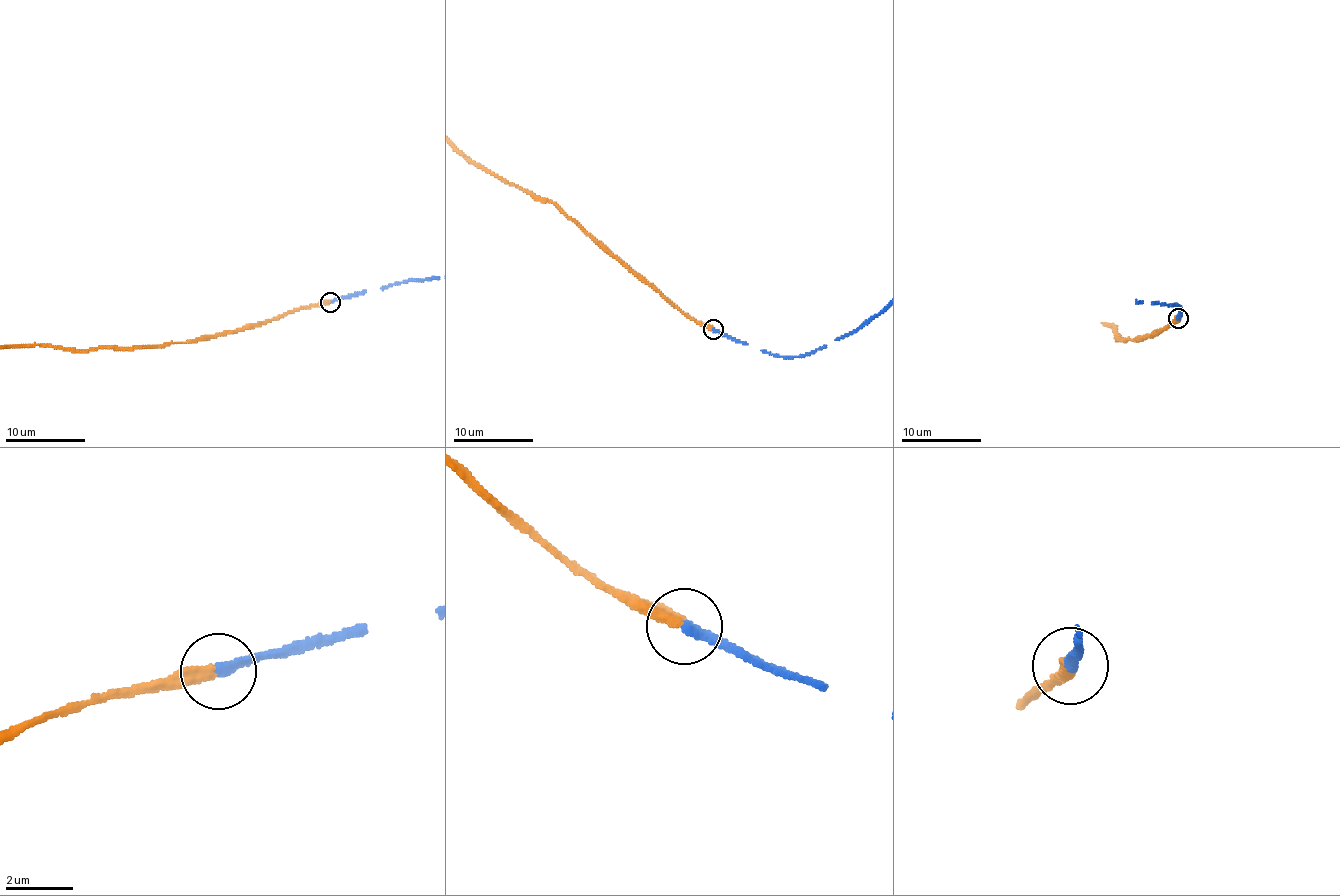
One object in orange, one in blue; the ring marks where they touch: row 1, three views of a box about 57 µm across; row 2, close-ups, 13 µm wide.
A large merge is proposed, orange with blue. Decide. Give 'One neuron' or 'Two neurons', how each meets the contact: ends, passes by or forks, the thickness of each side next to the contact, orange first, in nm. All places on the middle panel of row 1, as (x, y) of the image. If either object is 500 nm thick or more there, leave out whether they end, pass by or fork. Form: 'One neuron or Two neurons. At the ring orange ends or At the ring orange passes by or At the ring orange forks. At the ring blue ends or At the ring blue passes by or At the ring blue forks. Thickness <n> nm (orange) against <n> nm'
One neuron. At the ring orange ends. At the ring blue ends. Thickness 360 nm (orange) against 280 nm

